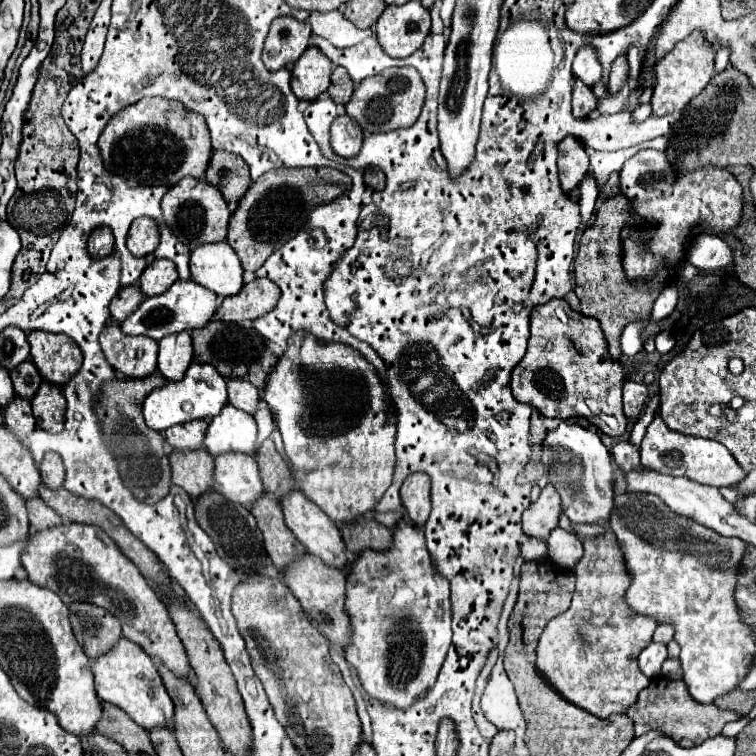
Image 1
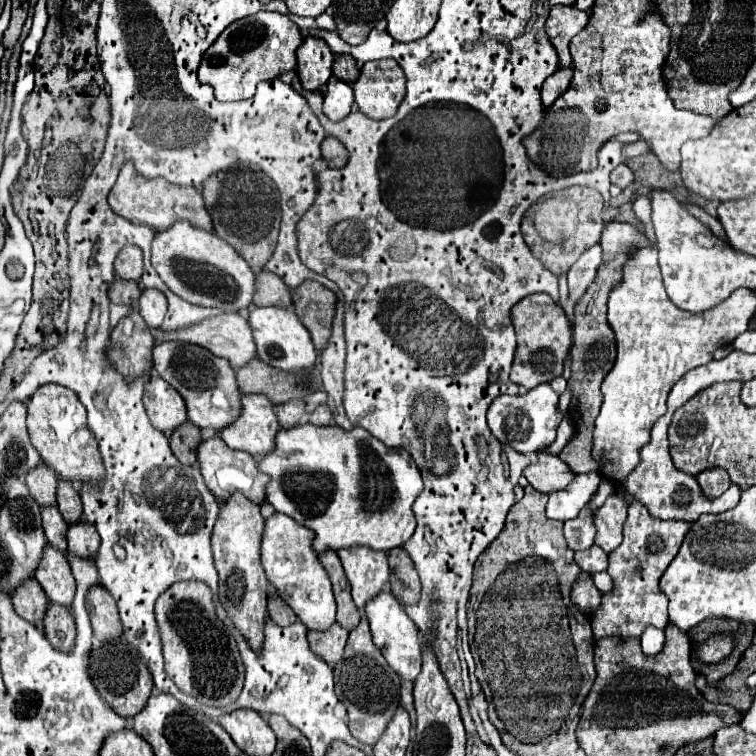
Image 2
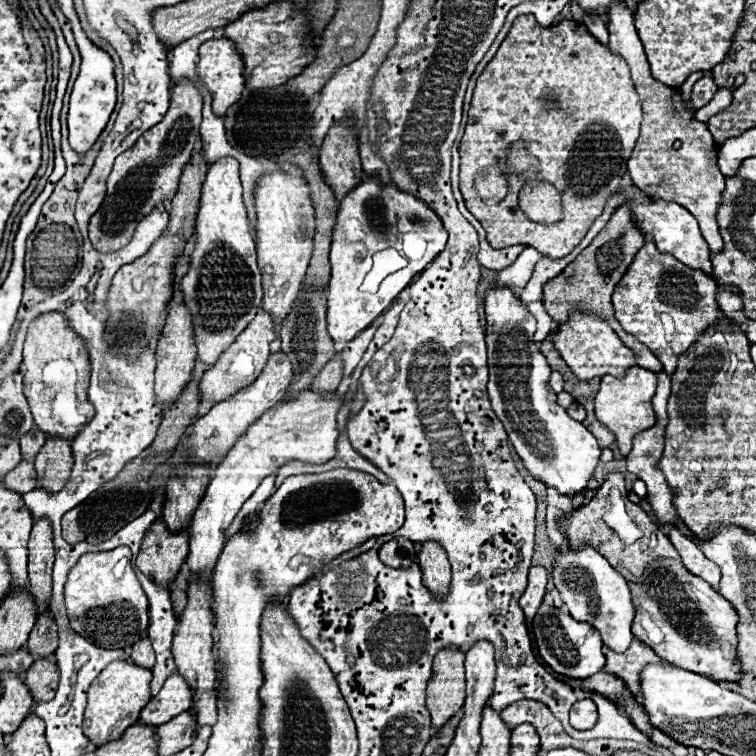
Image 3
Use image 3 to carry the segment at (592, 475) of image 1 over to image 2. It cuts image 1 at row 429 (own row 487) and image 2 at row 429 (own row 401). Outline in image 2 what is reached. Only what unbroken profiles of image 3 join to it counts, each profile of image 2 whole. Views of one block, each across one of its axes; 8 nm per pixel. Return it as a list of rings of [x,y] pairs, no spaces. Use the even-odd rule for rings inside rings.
[[[548,382],[528,390],[526,394],[498,396],[488,408],[488,426],[492,434],[502,444],[508,444],[522,454],[536,452],[540,446],[550,446],[556,438],[556,428],[560,420],[562,420],[562,412],[558,410],[558,394],[552,390]]]

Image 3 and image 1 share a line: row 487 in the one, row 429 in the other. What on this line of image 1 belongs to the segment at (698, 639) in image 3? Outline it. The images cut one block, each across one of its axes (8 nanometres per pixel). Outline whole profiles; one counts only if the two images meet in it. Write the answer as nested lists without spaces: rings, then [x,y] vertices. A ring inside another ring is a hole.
[[[550,300],[532,310],[528,350],[512,370],[512,394],[518,402],[538,408],[548,418],[568,420],[578,416],[574,406],[580,398],[584,398],[586,406],[594,414],[590,422],[608,436],[622,436],[626,430],[626,416],[622,412],[622,382],[624,370],[620,362],[610,358],[600,322],[574,312],[566,300]],[[600,414],[614,416],[620,426],[612,430],[600,420]]]

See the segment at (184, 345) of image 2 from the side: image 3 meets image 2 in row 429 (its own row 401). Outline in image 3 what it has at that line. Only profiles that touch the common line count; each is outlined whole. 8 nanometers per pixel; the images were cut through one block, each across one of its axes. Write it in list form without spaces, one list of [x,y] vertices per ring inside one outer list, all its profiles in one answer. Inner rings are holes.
[[[258,310],[256,318],[242,330],[242,334],[220,354],[218,362],[204,372],[202,380],[200,380],[200,400],[208,400],[212,398],[214,404],[224,402],[226,398],[230,398],[232,394],[240,392],[242,388],[250,386],[262,372],[262,368],[268,362],[270,356],[270,342],[276,338],[274,326],[272,326],[272,318],[270,314],[264,314],[264,310]]]

